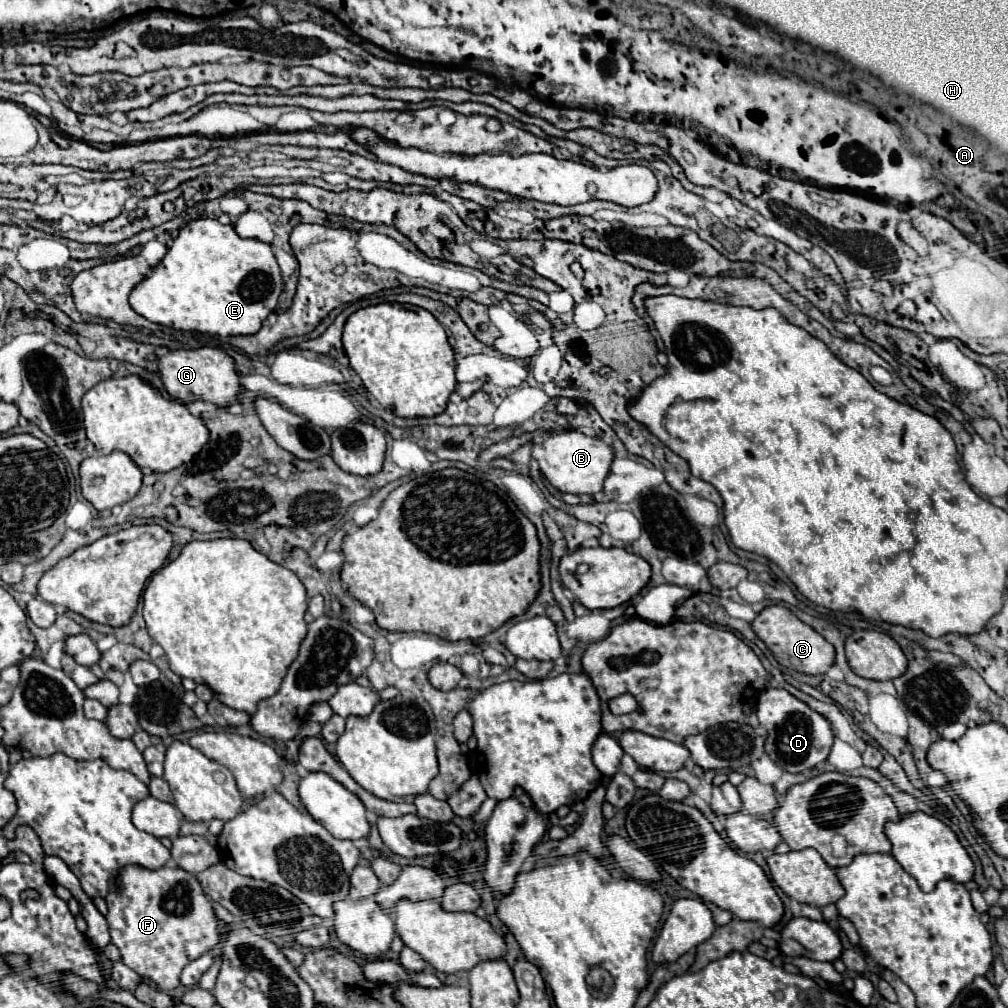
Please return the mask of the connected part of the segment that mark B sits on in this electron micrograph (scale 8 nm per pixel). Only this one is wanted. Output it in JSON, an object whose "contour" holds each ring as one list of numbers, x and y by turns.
{"contour":[[561,430,547,440,533,444,533,458,539,462,545,478,559,490,571,494,597,494,603,490,603,480,613,462,613,448,597,436,585,436,577,430]]}

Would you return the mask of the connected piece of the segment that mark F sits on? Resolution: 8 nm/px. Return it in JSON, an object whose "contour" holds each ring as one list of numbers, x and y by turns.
{"contour":[[127,866,121,870,121,874,121,892,109,892,105,898,109,908,107,924,111,932,111,942,119,948,123,964,135,970,141,978,153,980,161,990,173,990,181,984,179,976,183,966,219,944,221,934,213,906,209,898,203,894,197,878,183,868,163,866,159,870,145,870,139,866]]}

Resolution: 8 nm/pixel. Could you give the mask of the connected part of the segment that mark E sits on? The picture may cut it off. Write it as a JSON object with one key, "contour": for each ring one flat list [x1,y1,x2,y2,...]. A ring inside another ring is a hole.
{"contour":[[199,218,179,230,163,260,129,294,131,308,163,326,215,336,255,334,275,310,283,278,273,248,257,238,239,238,231,224]]}

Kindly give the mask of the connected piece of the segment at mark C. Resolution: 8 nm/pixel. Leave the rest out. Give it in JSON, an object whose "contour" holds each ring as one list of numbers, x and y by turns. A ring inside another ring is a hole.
{"contour":[[767,606,759,612,759,616,751,622,755,634,767,644,767,648,775,654,777,662,789,670,797,670,803,674,825,674,835,660,835,648,821,634,817,634,811,626,801,622,789,608,785,606]]}

